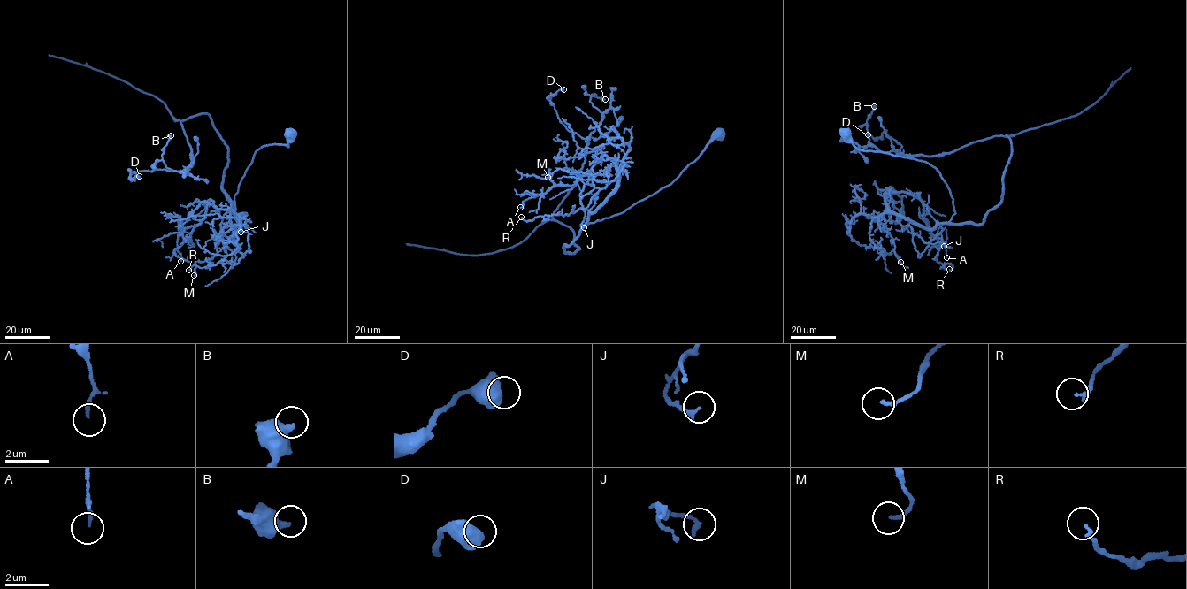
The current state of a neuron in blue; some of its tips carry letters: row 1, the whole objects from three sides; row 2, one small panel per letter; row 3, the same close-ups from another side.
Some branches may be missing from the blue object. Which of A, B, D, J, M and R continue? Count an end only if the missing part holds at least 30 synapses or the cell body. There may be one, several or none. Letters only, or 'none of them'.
none of them

